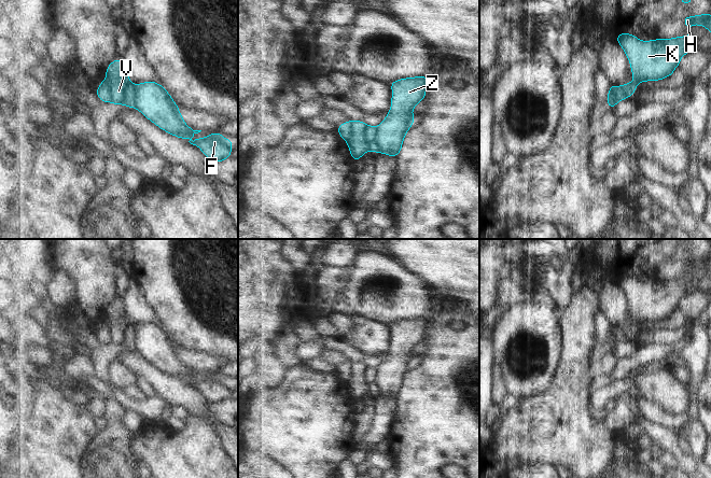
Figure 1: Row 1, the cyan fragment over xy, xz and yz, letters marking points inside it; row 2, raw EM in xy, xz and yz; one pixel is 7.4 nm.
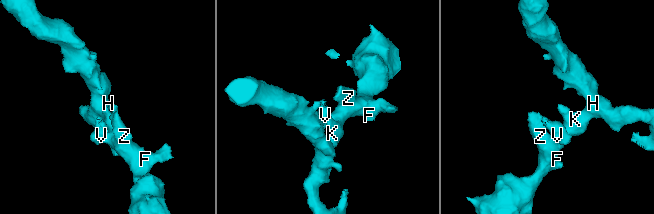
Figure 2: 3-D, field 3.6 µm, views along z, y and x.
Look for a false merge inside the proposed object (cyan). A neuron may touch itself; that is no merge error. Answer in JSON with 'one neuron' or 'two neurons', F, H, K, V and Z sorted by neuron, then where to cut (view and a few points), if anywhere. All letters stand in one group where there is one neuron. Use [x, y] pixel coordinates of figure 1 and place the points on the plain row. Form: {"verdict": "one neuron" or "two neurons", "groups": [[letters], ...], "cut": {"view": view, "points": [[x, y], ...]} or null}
{"verdict": "two neurons", "groups": [["F", "H", "K", "Z"], ["V"]], "cut": {"view": "xz", "points": [[376, 368], [373, 391]]}}

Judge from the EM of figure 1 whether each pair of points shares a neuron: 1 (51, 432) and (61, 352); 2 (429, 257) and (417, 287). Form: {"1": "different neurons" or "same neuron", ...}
{"1": "same neuron", "2": "different neurons"}

